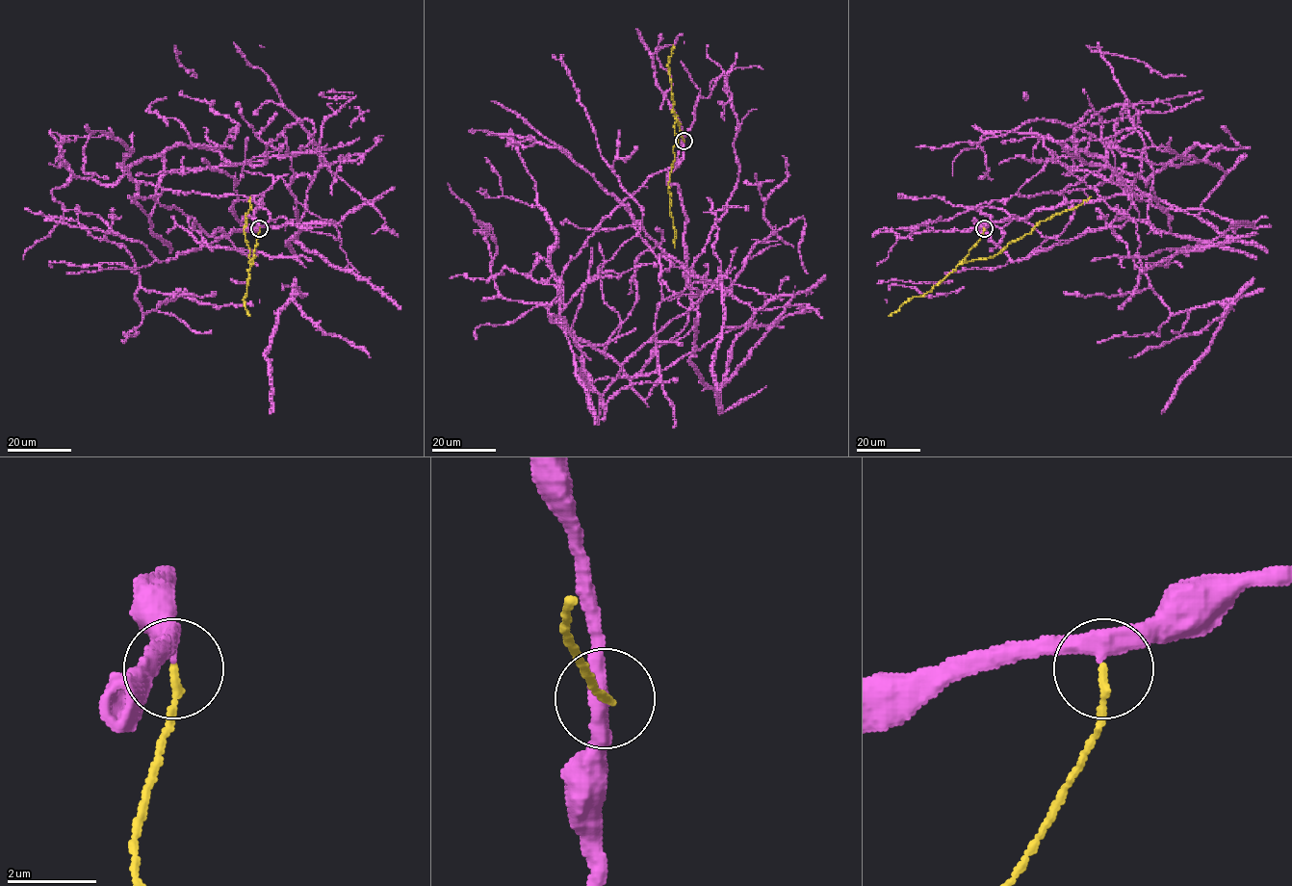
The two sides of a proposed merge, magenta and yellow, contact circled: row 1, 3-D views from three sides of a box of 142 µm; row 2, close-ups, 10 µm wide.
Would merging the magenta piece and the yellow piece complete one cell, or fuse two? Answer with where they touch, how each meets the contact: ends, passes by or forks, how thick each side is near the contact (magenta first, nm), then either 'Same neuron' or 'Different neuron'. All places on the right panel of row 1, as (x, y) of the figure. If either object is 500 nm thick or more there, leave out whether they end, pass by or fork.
Place: (984, 228). At the ring magenta passes by. At the ring yellow ends. Thickness 360 nm (magenta) against 160 nm. Different neuron

